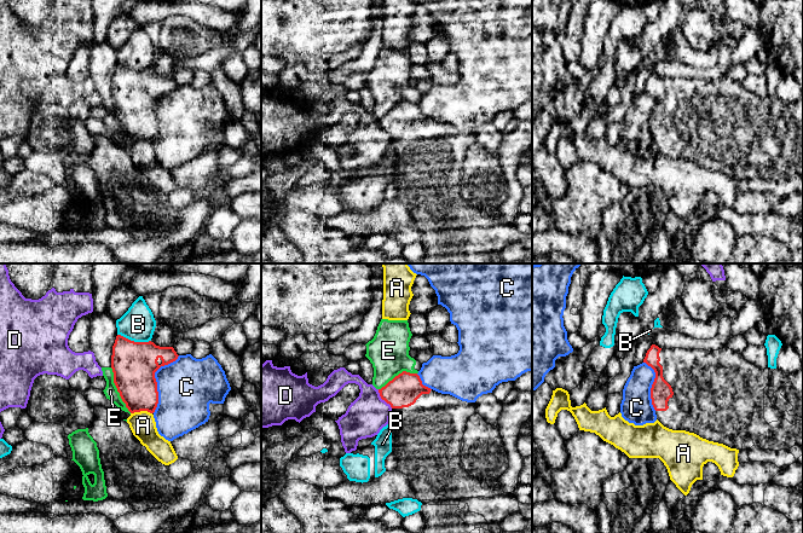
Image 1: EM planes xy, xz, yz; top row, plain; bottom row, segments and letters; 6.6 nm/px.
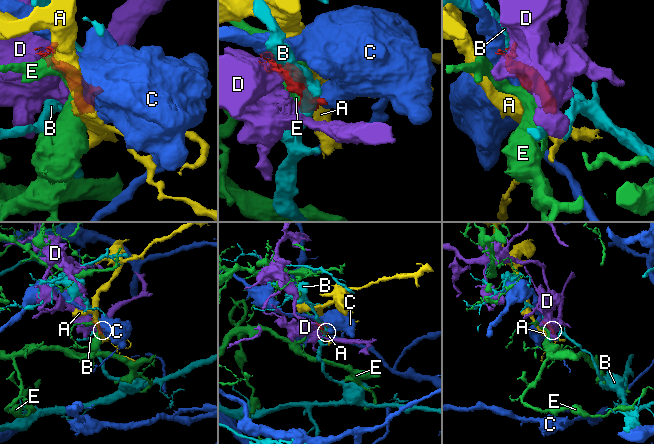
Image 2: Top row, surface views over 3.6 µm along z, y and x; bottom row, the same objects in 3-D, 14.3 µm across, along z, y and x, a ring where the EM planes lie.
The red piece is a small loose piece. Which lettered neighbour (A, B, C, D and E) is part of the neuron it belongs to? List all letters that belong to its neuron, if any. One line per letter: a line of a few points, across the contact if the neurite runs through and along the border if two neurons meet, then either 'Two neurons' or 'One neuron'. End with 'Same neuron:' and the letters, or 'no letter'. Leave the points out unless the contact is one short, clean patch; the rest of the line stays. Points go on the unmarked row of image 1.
A: Line: xy (151, 142), (134, 140), (131, 143). Two neurons
B: Line: xy (117, 63), (134, 70), (150, 70). Two neurons
C: Line: xy (179, 85), (155, 102), (157, 135), (152, 142). Two neurons
D: Two neurons
E: Two neurons
Same neuron: no letter

